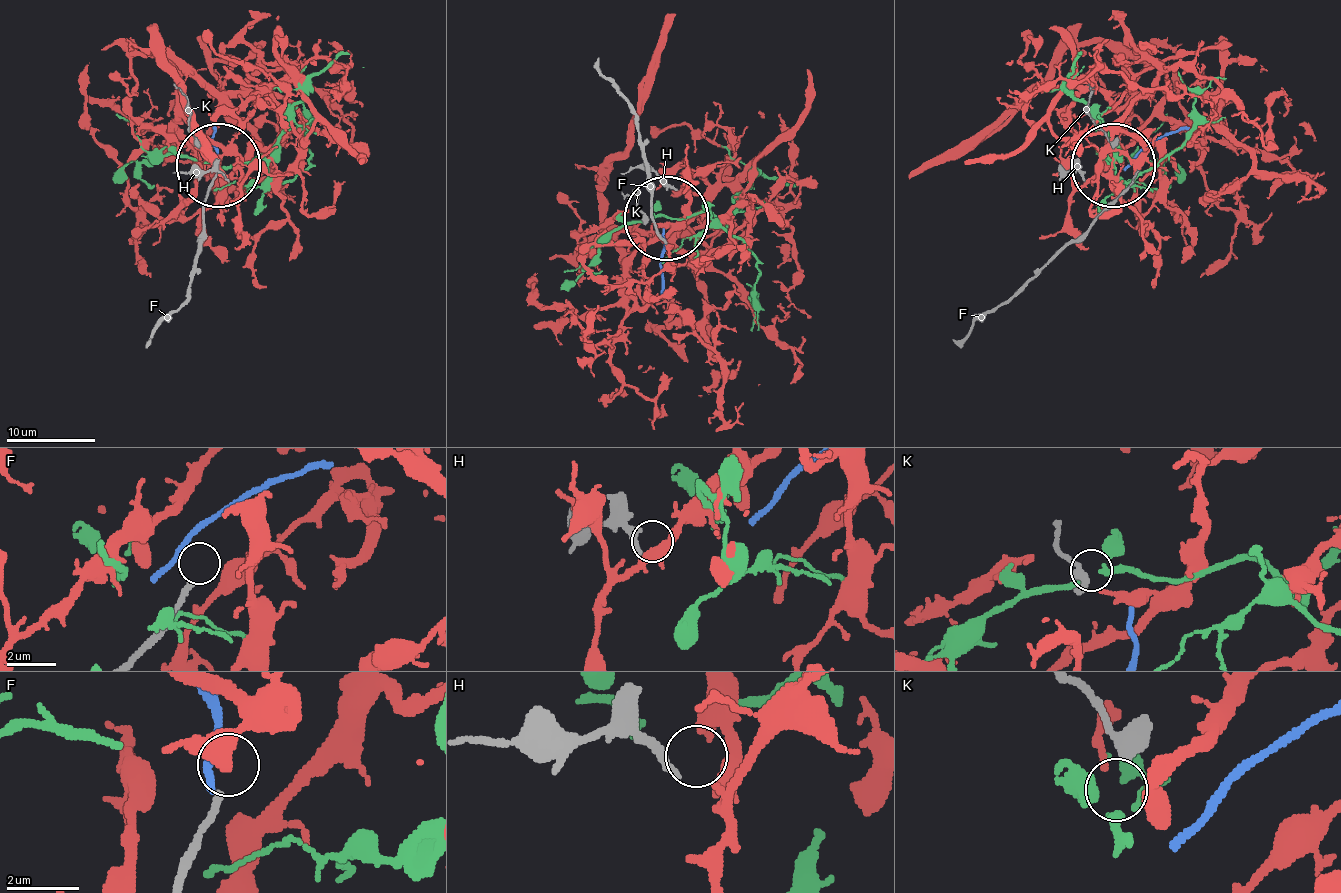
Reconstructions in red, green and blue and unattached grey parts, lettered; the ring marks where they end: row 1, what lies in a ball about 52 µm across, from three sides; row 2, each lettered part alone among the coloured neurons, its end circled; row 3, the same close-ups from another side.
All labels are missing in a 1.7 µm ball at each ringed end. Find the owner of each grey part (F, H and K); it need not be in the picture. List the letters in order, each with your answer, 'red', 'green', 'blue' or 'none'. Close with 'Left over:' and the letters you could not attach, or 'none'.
F: none
H: red
K: green
Left over: F

